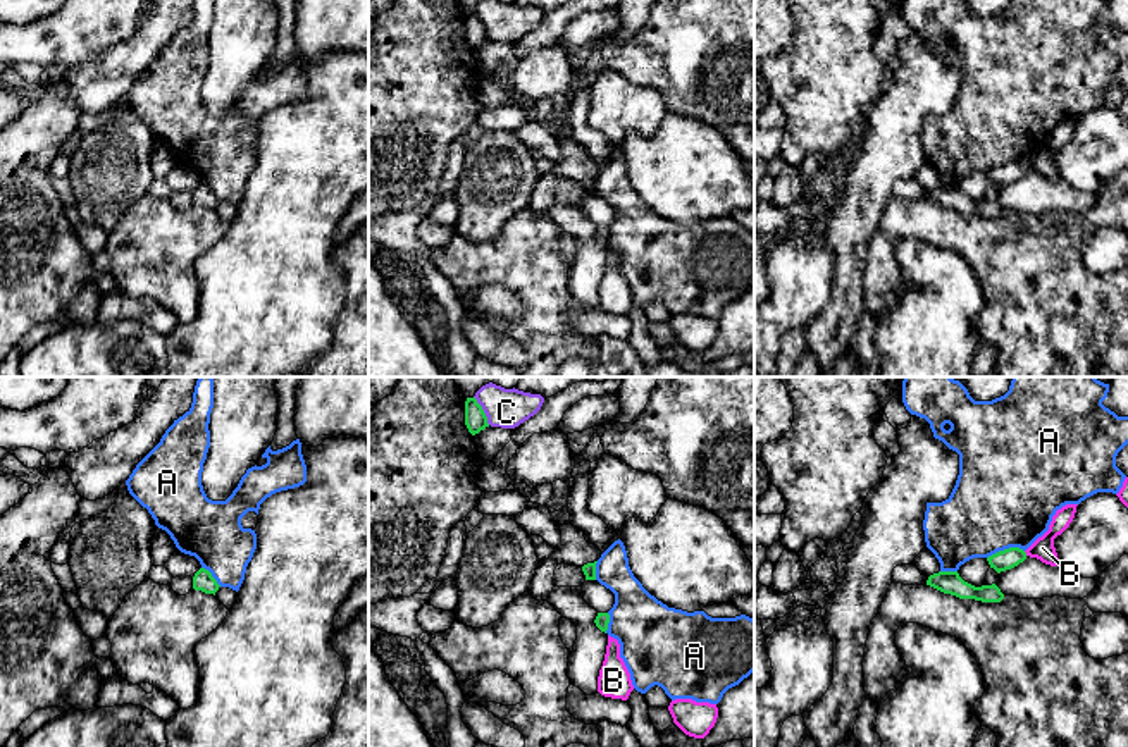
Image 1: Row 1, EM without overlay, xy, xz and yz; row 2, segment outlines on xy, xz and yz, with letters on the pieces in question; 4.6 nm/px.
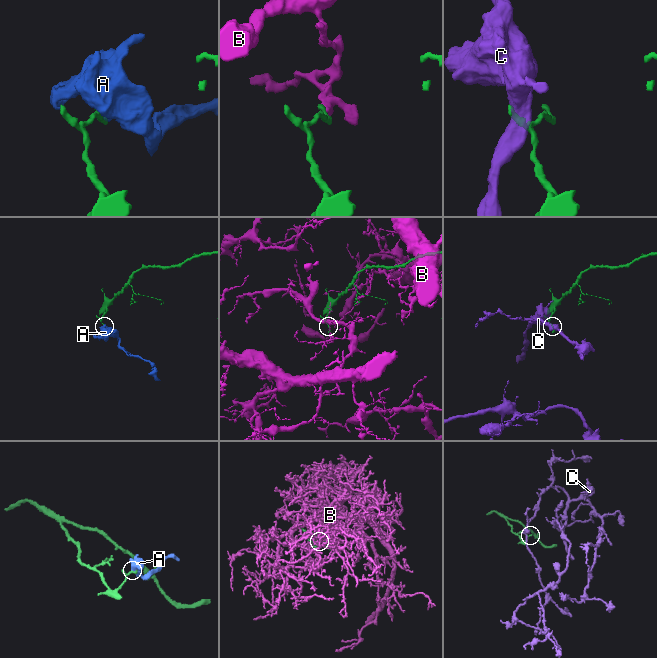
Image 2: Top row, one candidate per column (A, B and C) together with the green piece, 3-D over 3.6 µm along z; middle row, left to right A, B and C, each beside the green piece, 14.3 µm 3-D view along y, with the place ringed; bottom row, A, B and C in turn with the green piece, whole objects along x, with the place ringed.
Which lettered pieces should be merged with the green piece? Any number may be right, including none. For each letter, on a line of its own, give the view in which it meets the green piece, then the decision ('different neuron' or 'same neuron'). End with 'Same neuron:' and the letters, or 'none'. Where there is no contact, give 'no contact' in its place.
A: yz | different neuron
B: yz | different neuron
C: xz | different neuron
Same neuron: none

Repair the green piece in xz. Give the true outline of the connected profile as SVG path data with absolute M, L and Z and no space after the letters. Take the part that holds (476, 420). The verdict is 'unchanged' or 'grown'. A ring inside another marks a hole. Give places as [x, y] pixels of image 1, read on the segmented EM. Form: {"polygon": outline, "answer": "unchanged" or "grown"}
{"polygon": "M467 398L465 401L465 425L472 435L489 427L487 417L475 398Z", "answer": "unchanged"}

